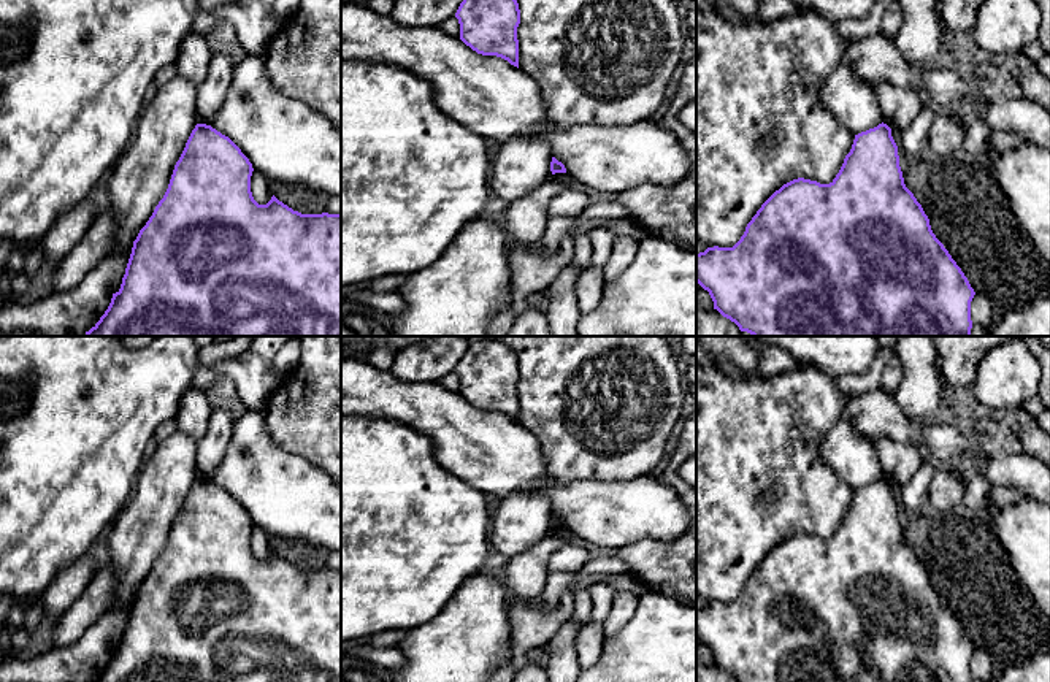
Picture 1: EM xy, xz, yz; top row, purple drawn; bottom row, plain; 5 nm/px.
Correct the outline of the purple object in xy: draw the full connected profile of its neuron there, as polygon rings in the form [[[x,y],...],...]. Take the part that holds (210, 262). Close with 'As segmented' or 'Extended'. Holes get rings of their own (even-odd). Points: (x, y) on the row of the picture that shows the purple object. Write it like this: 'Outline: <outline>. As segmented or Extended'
Outline: [[[197,124],[192,130],[186,148],[174,165],[168,189],[163,198],[155,206],[152,216],[146,222],[146,225],[140,230],[136,239],[133,241],[132,254],[125,268],[125,274],[122,278],[121,289],[113,293],[111,303],[100,320],[86,331],[84,336],[341,336],[341,214],[301,214],[293,211],[282,201],[279,201],[274,195],[266,205],[259,205],[251,192],[251,176],[252,176],[252,163],[241,152],[241,149],[225,135],[213,128],[206,124]]]. As segmented

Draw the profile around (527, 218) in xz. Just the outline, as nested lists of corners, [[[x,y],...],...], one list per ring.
[[[555,173],[527,197],[508,203],[506,235],[527,246],[539,244],[547,225],[550,200],[573,187],[568,173]]]

